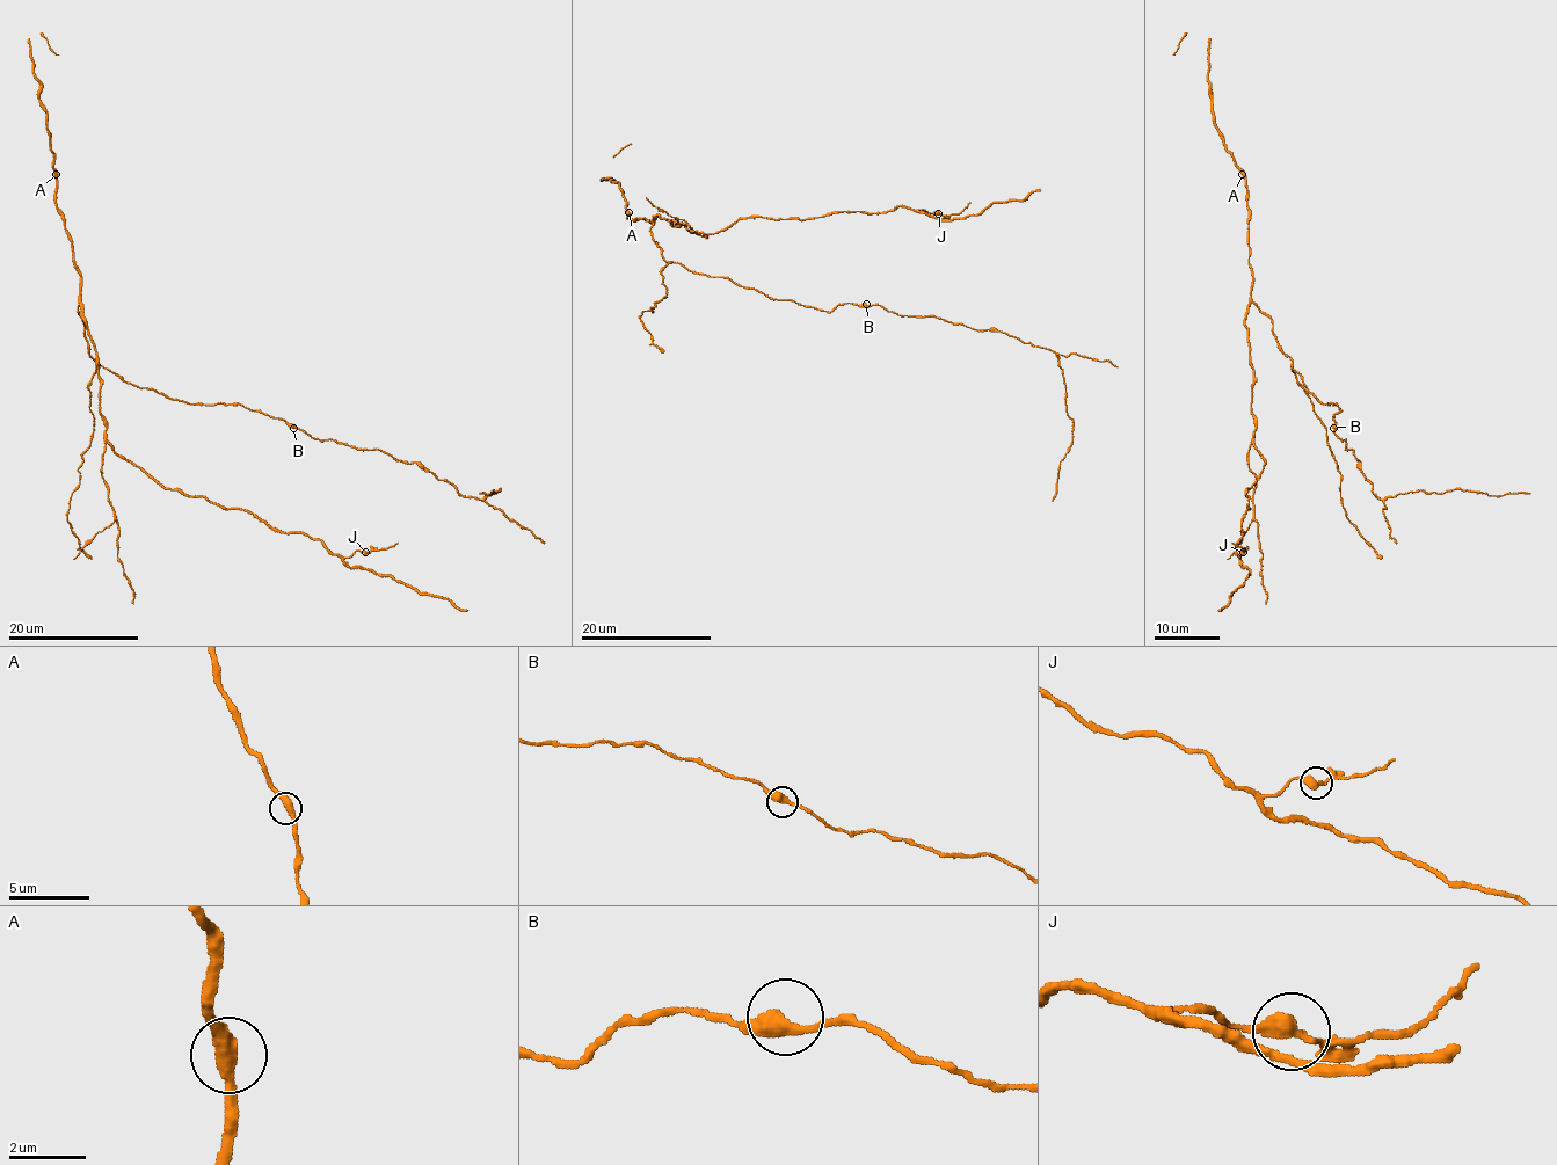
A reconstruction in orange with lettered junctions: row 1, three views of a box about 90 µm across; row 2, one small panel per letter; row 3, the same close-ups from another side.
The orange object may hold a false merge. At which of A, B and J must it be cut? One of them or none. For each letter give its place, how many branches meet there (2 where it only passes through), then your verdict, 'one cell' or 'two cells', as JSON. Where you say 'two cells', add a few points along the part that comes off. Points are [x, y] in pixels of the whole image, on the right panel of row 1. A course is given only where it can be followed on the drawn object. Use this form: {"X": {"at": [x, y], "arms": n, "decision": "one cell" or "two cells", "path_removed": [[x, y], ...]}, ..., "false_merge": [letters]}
{"A": {"at": [1242, 174], "arms": 2, "decision": "one cell"}, "B": {"at": [1333, 428], "arms": 2, "decision": "one cell"}, "J": {"at": [1243, 552], "arms": 2, "decision": "two cells"}, "false_merge": ["J"]}

